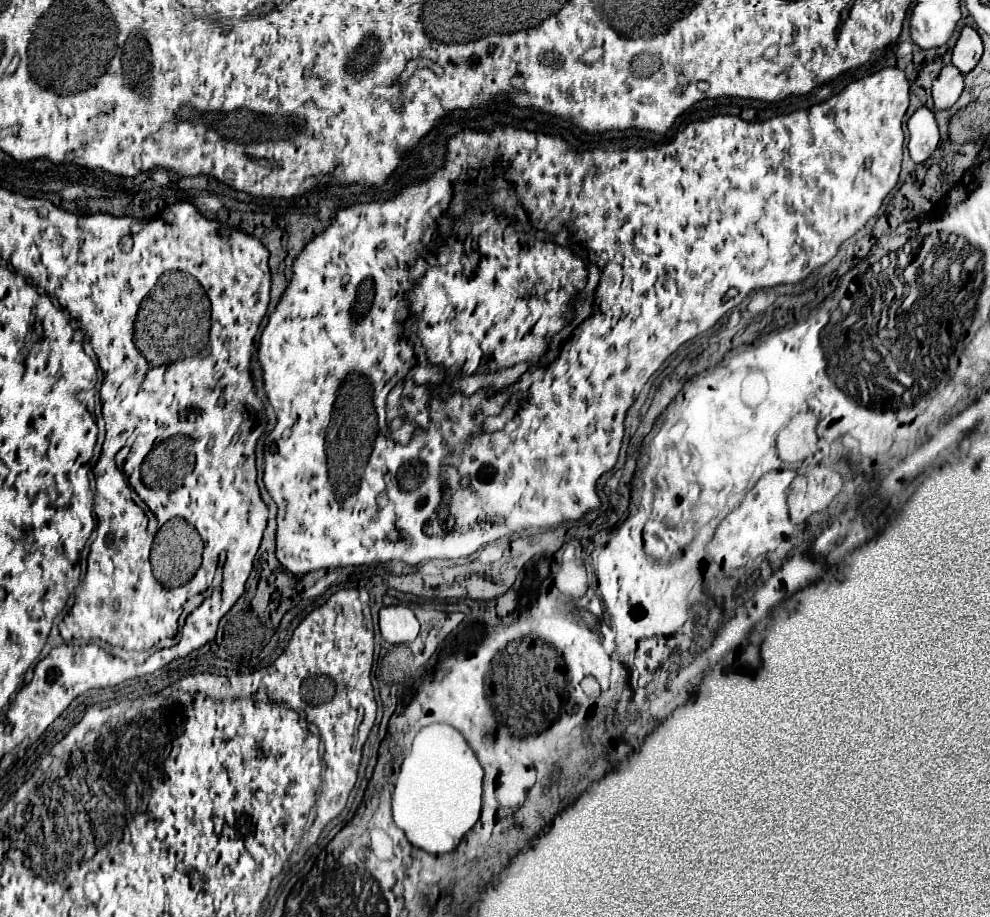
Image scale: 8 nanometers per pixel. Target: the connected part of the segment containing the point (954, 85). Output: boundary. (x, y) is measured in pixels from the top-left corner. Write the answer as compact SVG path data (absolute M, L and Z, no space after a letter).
M946 64L932 84L932 98L936 110L946 110L956 104L964 90L964 76L954 64Z

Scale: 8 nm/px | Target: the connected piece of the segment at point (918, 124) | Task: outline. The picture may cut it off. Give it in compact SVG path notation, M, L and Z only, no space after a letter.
M920 106L908 120L908 130L910 130L910 158L916 164L922 164L932 156L940 142L940 130L934 118L934 112L928 106Z

